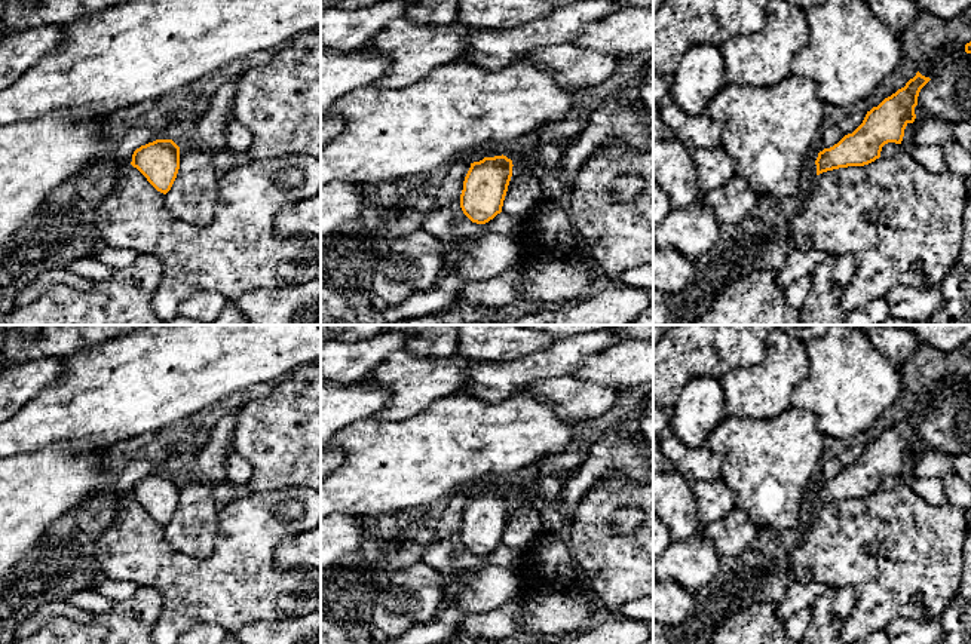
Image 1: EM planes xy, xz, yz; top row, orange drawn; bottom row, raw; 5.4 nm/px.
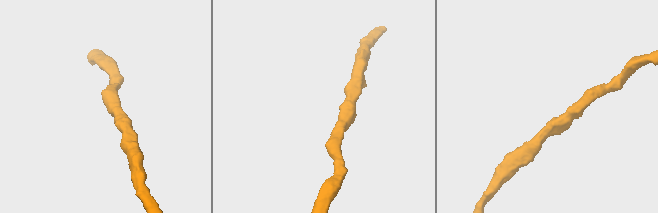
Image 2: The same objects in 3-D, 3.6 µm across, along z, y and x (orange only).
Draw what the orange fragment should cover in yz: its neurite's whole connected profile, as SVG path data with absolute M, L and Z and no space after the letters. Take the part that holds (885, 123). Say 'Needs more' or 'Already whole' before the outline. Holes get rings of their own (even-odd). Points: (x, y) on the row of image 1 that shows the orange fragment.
Already whole. M918 71L904 88L867 111L852 134L818 153L817 175L839 168L869 165L880 157L885 144L901 144L906 126L916 119L919 92L929 80Z

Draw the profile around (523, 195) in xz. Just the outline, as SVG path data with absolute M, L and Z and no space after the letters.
M521 159L512 166L512 177L503 200L502 212L523 218L540 202L540 174L537 163Z

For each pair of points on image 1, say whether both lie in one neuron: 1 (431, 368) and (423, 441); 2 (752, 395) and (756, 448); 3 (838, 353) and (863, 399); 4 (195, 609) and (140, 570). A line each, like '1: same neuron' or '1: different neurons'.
1: different neurons
2: different neurons
3: same neuron
4: same neuron

